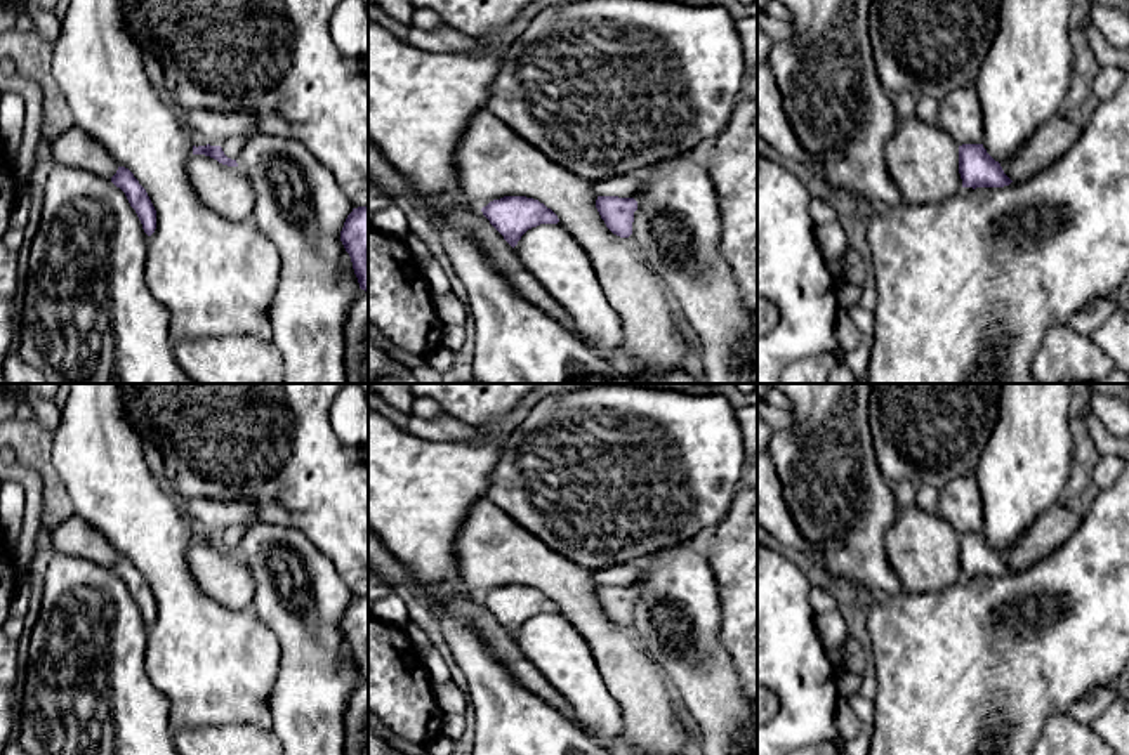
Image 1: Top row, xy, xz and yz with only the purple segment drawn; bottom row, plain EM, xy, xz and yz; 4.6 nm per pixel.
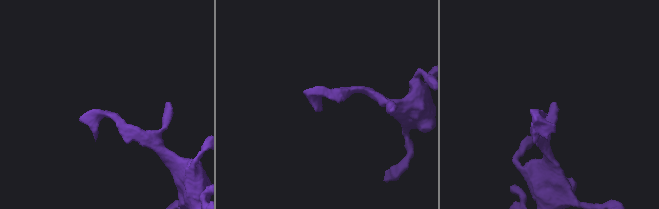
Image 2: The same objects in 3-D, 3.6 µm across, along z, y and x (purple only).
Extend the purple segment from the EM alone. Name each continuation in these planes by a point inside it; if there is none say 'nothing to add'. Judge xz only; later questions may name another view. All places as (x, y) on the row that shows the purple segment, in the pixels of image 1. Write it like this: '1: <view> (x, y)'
nothing to add

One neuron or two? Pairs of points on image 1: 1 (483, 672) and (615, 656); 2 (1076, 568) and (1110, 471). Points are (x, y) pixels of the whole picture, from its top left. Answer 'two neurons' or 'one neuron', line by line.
1: two neurons
2: two neurons

